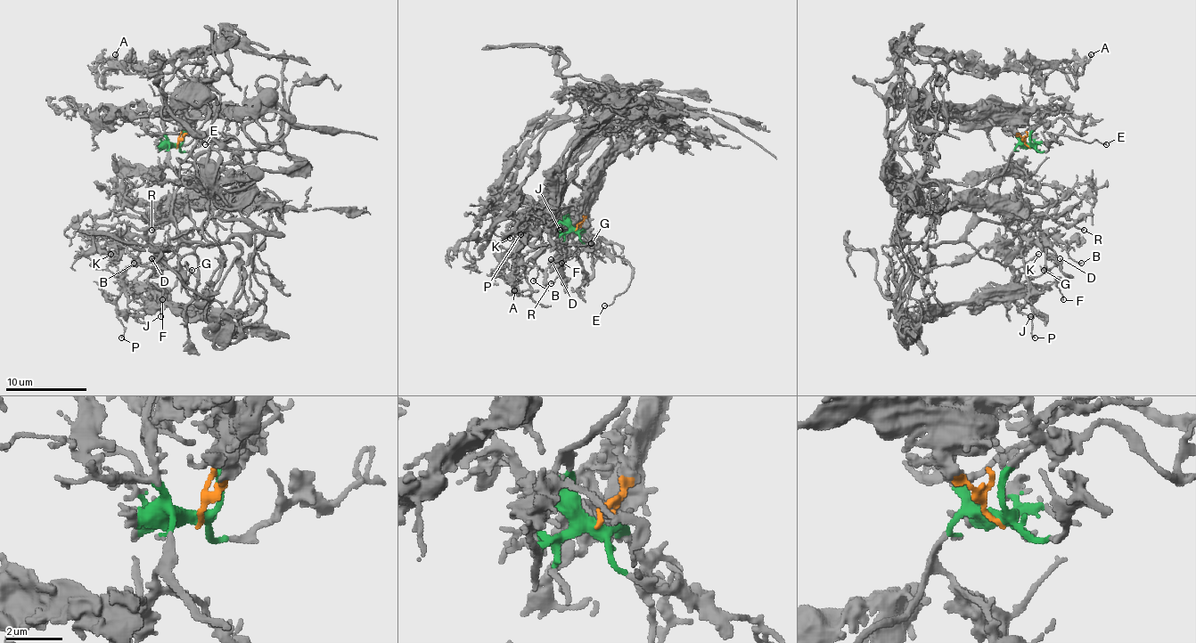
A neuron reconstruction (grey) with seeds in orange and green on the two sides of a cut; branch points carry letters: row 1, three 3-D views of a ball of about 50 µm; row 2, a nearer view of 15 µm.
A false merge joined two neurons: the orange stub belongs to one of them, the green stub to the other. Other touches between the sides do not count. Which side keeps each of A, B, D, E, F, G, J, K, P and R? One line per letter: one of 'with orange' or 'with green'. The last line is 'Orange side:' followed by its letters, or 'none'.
A: with orange
B: with green
D: with green
E: with green
F: with green
G: with green
J: with green
K: with green
P: with green
R: with green
Orange side: A

